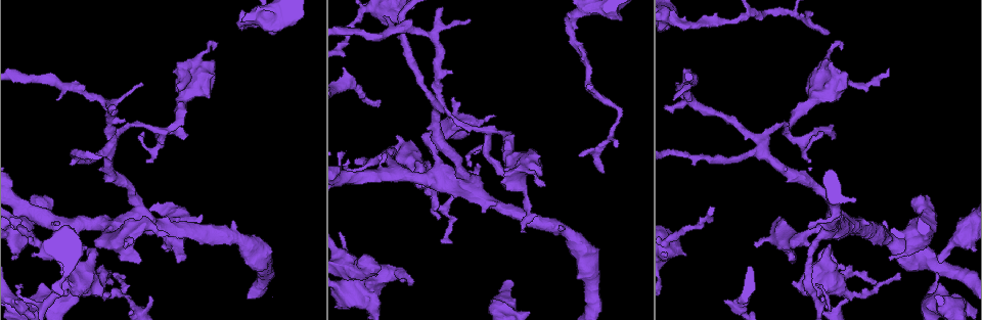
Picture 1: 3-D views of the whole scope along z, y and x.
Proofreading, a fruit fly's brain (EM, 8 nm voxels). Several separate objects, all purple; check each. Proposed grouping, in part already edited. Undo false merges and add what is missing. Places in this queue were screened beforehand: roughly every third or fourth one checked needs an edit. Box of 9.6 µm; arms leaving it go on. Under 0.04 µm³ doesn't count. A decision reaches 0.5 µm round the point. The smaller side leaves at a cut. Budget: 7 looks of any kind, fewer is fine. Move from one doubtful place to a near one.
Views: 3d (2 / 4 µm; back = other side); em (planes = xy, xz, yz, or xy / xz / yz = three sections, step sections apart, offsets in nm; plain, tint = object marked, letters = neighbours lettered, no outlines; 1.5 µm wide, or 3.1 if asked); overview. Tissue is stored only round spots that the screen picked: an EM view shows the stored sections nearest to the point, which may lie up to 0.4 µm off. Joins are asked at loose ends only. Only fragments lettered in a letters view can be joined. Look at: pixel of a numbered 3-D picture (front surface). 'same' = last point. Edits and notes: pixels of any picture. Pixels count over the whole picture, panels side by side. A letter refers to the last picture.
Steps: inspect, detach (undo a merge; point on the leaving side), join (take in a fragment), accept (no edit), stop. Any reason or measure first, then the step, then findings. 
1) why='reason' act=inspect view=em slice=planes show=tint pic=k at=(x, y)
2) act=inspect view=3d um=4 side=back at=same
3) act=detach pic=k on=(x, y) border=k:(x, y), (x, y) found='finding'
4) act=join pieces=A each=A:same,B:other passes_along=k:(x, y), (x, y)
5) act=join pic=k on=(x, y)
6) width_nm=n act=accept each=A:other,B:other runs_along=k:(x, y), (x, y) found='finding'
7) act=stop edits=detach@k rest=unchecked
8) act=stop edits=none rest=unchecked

why='free end' act=inspect view=em slice=planes show=letters pic=1 at=(833, 135)

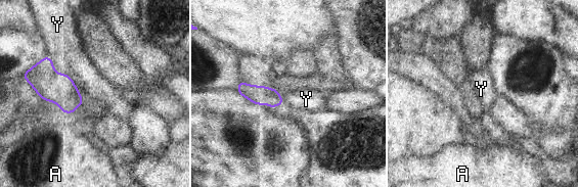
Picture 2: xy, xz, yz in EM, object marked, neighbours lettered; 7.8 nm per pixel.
width_nm=150 act=accept each=A:other,Y:other found='no lettered fragment goes on from it'

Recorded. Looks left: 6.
why='free end' act=inspect view=em slice=xy step=8 show=letters pic=1 at=(829, 32)

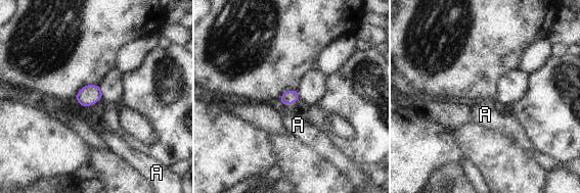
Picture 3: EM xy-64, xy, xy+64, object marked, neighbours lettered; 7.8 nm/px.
longest_contact=A:80nm act=join pieces=A each=A:same passes_along=3:(288, 97), (287, 104), (298, 125) found='it goes on there'

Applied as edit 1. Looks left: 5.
why='free end' act=inspect view=3d um=4 pic=1 at=(684, 254)

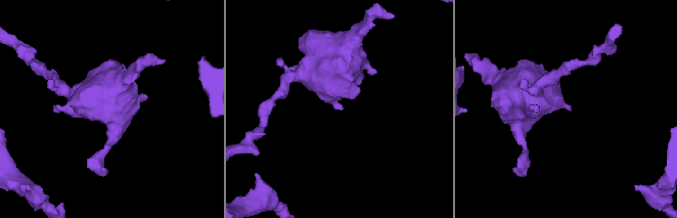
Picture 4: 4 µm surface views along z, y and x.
why='need the tissue' act=inspect view=em slice=planes show=letters pic=4 at=(341, 110)

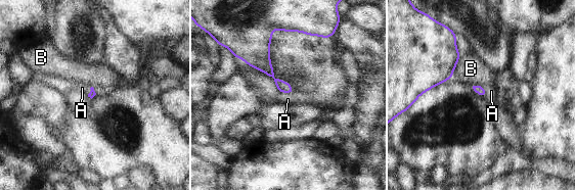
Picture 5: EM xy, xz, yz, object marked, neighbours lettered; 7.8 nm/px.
act=accept each=A:other,B:other border=5:(279, 91), (291, 95) found='none of them fits'

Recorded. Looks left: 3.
act=stop edits=join@3 rest=unchecked

